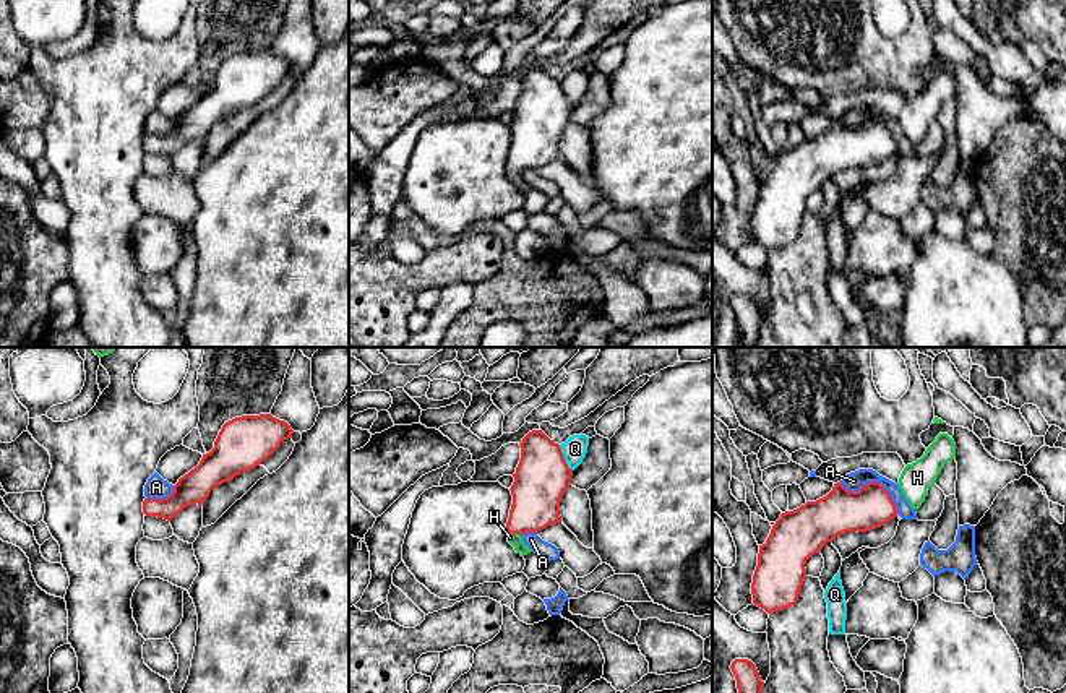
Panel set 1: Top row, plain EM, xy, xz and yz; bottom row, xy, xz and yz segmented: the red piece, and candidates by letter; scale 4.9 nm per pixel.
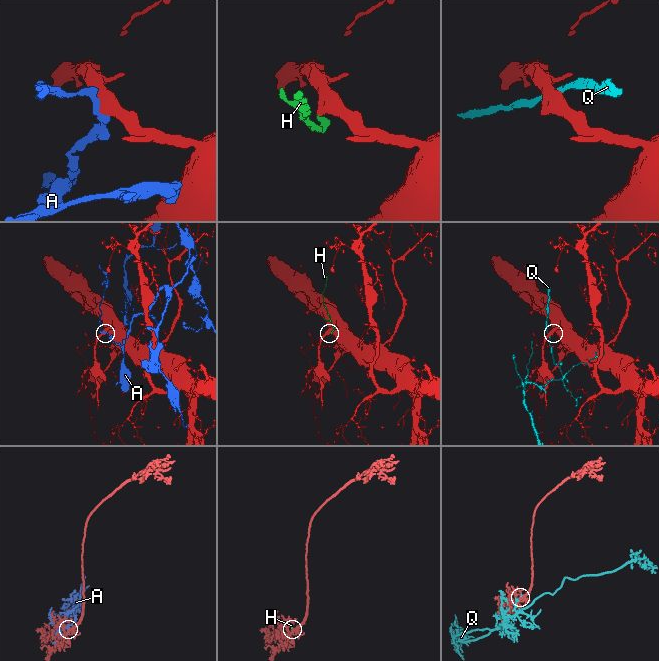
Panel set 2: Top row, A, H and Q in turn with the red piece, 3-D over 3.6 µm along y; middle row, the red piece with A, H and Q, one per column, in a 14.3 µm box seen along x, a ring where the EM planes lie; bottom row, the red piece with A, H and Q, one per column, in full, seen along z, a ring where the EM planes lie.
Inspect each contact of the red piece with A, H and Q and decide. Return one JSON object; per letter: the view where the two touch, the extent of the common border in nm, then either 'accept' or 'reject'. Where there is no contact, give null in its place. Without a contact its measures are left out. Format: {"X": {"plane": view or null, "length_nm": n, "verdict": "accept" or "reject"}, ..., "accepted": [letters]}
{"A": {"plane": "yz", "length_nm": 340, "verdict": "reject"}, "H": {"plane": "xz", "length_nm": 70, "verdict": "accept"}, "Q": {"plane": "xz", "length_nm": 150, "verdict": "reject"}, "accepted": ["H"]}

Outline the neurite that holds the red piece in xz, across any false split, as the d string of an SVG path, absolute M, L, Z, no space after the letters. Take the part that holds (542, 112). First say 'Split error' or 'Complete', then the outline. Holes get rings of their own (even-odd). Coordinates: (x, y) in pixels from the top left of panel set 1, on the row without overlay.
Split error. M542 67L529 68L521 83L521 96L513 110L513 141L506 159L508 179L522 193L532 187L522 179L526 169L539 169L561 159L560 136L571 122L561 84Z

